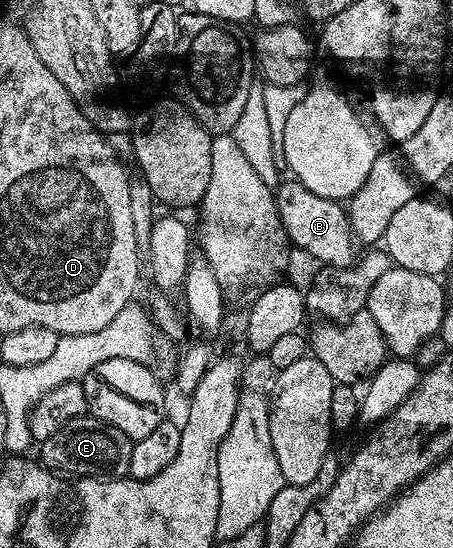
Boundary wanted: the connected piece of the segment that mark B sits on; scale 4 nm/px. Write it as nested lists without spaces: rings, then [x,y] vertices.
[[[287,180],[275,187],[276,211],[289,243],[300,250],[305,250],[312,258],[328,268],[351,266],[358,257],[358,239],[352,232],[347,209],[334,200],[326,200],[326,196],[317,196],[302,183]]]

